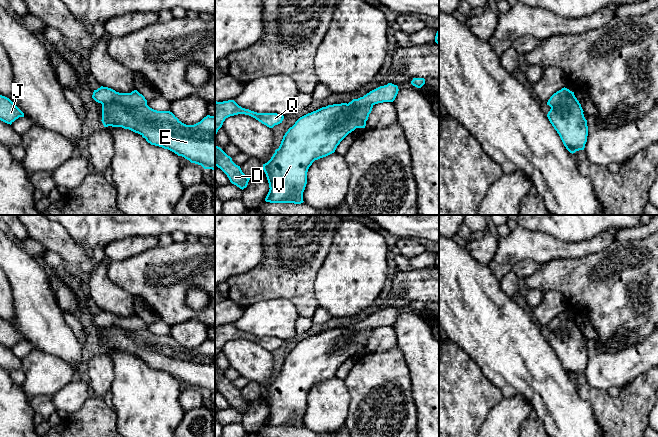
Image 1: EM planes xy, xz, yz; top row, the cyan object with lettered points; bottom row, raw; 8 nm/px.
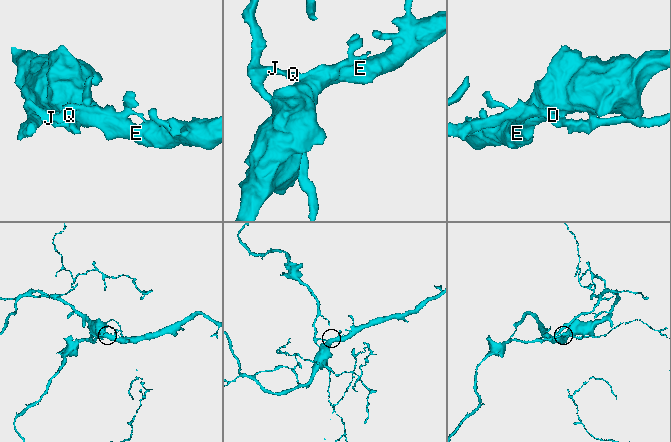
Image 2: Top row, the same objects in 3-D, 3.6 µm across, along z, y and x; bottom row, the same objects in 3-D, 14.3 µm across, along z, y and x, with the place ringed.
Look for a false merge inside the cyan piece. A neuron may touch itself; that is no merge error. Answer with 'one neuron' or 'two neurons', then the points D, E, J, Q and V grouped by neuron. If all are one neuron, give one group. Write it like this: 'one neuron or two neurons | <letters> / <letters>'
two neurons | D J Q / E V

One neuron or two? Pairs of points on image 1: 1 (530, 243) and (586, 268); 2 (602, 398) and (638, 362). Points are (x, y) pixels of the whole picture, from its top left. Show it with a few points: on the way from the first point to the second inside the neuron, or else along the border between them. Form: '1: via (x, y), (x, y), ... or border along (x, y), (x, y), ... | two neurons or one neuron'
1: border along (586, 255), (580, 258), (555, 258), (541, 265) | two neurons
2: border along (586, 382), (607, 391) | two neurons

